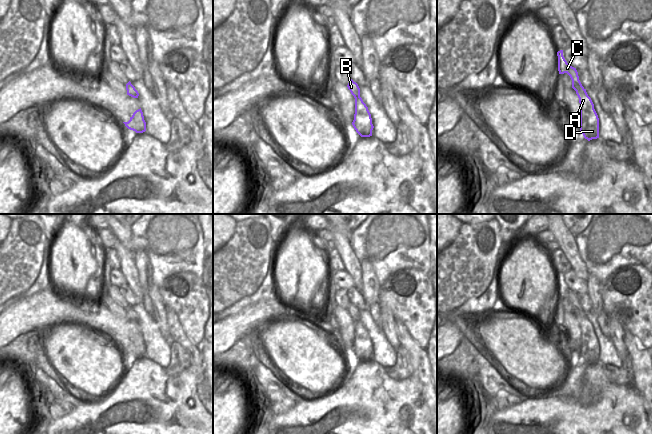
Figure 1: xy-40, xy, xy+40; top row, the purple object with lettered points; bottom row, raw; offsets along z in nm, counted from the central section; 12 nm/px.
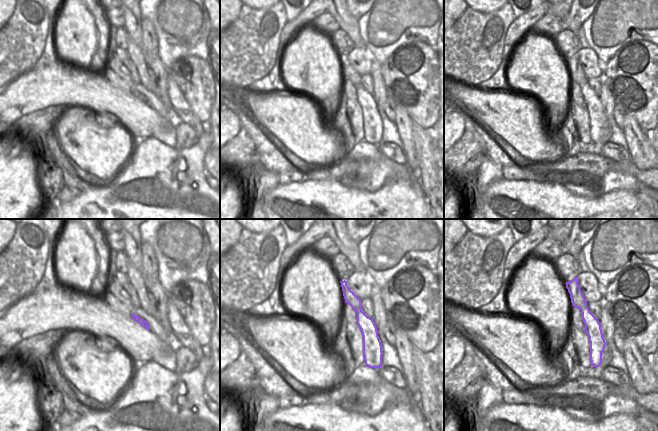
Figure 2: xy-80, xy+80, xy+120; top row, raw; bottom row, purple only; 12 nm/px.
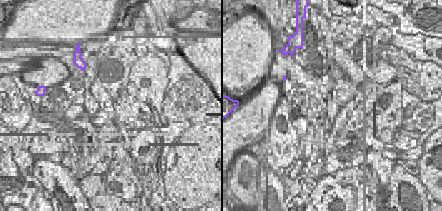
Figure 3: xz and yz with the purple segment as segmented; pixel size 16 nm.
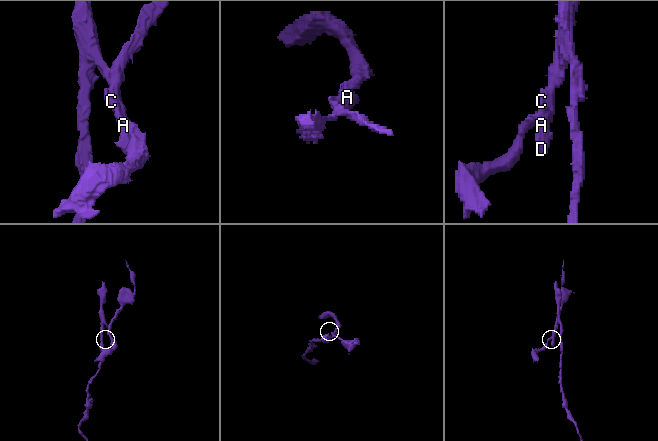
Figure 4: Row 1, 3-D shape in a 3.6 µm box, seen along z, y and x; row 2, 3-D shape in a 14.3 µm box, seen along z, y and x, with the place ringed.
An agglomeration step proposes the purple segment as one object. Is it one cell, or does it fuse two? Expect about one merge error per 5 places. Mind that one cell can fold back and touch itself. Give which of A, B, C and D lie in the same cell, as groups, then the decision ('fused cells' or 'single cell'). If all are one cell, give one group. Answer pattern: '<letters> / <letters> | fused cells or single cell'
A D / B C | fused cells

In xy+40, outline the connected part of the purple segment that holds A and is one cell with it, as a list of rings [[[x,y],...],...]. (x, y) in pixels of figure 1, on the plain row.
[[[586,313],[575,314],[580,327],[580,356],[588,365],[599,362],[599,342]]]

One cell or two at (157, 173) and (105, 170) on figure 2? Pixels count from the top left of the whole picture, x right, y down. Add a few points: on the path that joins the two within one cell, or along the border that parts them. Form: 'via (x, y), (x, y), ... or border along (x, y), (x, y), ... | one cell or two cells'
border along (132, 151), (127, 162), (111, 178), (100, 182) | two cells

